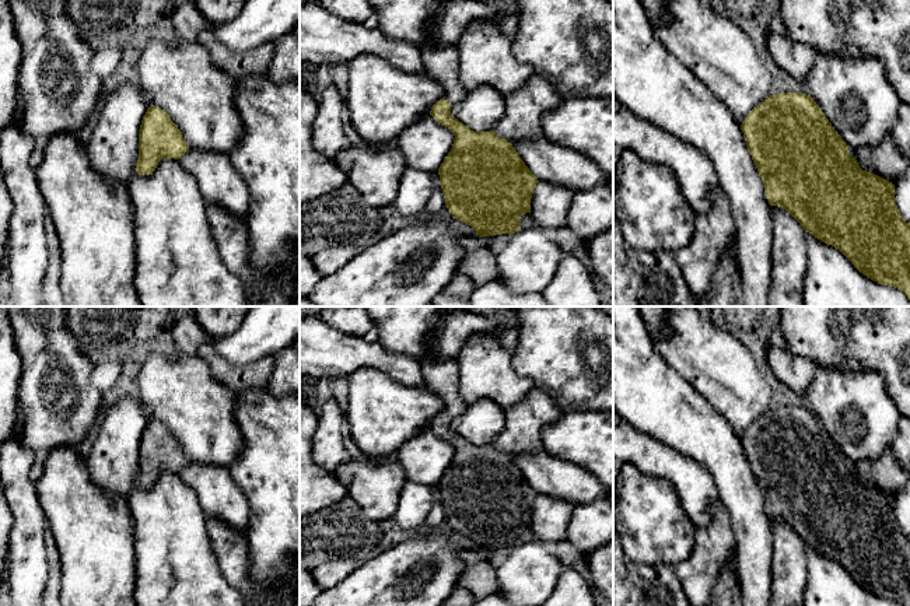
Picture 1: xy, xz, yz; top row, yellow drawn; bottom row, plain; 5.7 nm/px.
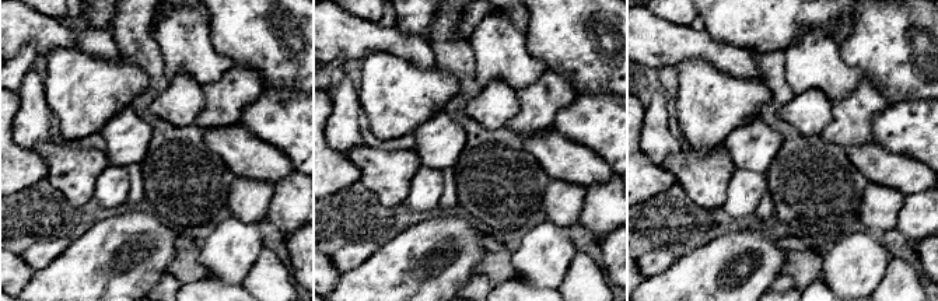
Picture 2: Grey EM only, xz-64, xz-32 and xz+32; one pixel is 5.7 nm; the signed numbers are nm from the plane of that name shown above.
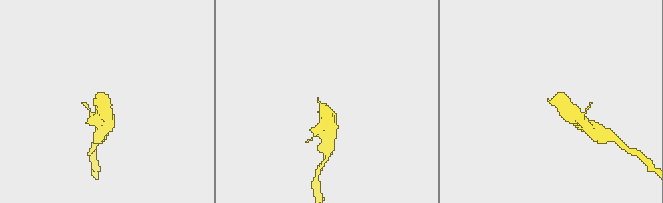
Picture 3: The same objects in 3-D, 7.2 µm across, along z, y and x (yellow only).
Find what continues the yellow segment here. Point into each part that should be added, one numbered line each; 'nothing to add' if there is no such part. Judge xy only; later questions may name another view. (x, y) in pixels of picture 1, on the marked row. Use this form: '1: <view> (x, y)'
nothing to add

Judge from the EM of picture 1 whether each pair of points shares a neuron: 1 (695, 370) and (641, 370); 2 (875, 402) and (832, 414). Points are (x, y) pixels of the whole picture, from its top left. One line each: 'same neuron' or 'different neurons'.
1: different neurons
2: same neuron

